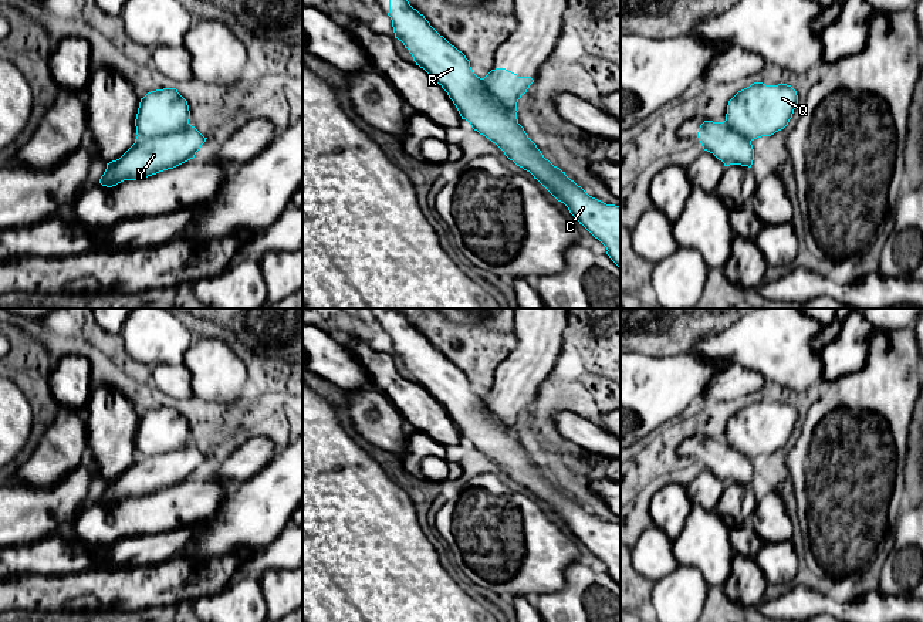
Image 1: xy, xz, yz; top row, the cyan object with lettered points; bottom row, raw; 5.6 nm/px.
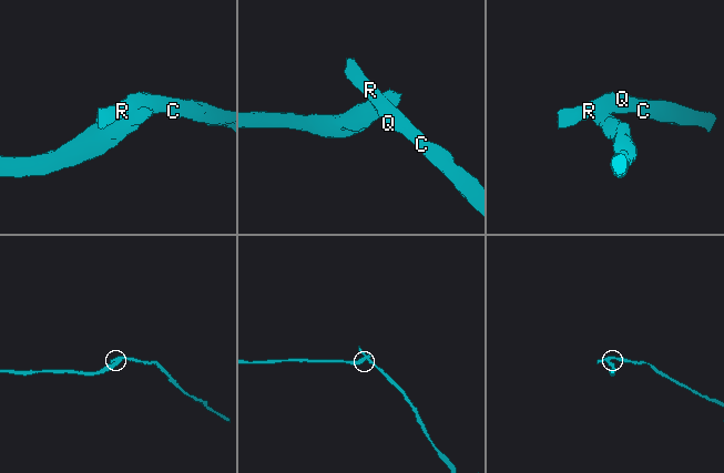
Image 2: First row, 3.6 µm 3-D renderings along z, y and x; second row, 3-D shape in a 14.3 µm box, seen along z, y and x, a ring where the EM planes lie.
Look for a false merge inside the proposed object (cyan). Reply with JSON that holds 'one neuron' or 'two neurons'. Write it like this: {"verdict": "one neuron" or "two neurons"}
{"verdict": "one neuron"}

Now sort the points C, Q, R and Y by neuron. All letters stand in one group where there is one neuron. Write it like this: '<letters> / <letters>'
C Q R Y

